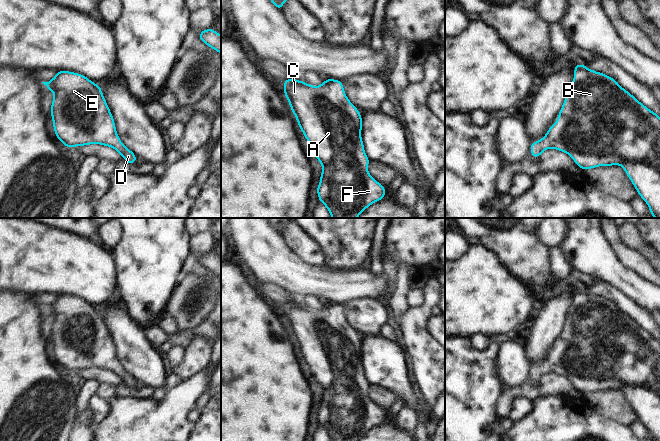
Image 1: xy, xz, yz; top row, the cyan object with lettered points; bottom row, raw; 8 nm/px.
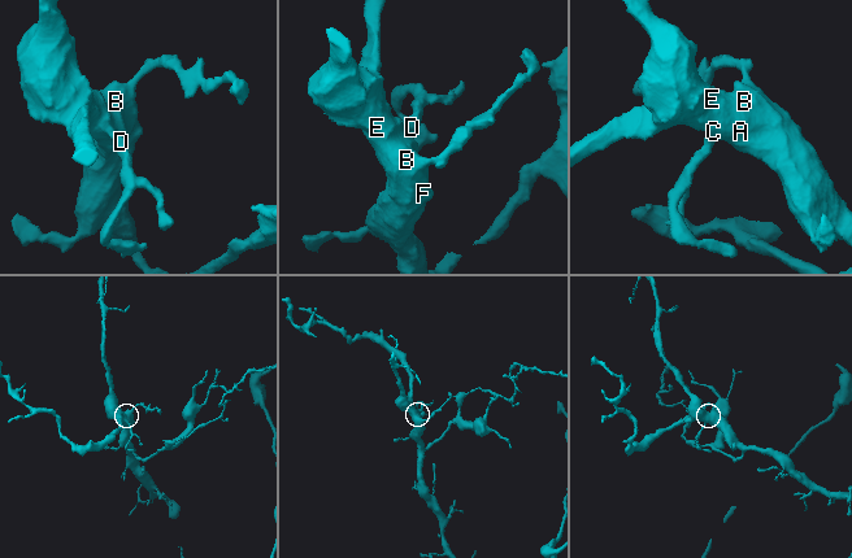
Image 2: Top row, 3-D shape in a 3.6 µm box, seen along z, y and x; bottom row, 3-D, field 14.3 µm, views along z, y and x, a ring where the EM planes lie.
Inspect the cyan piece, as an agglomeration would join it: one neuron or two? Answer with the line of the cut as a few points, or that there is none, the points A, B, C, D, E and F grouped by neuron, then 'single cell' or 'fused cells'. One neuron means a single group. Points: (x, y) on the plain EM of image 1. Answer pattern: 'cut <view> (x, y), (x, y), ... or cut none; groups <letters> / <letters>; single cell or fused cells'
cut none; groups A B C D E F; single cell

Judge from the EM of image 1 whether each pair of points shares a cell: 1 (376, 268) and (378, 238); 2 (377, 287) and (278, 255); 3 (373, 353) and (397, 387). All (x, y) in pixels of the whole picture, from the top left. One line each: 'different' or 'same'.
1: same
2: same
3: same

